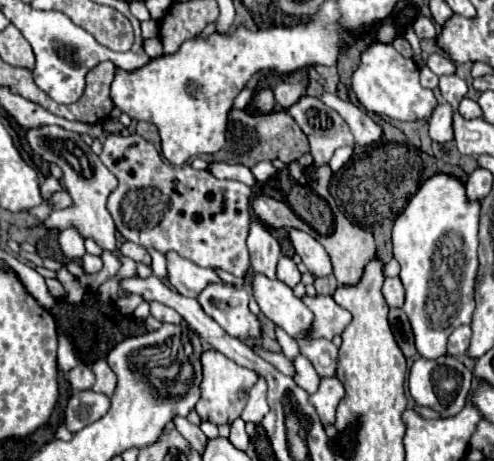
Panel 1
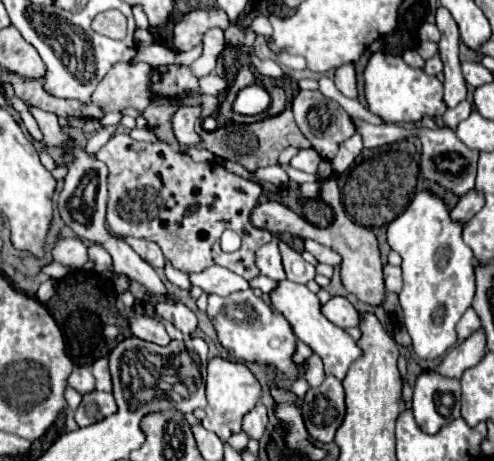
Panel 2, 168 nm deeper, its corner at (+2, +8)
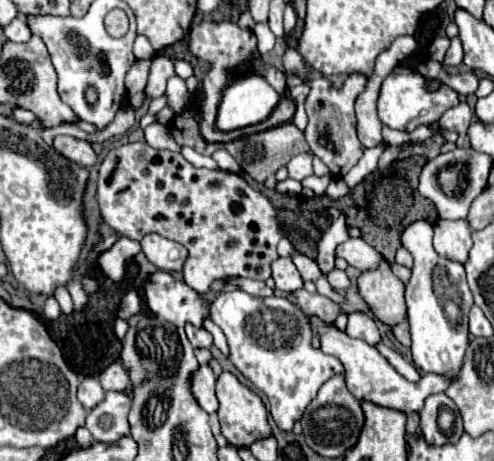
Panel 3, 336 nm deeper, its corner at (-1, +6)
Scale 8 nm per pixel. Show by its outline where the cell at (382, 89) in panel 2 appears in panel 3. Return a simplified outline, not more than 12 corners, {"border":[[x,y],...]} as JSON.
{"border":[[395,66],[381,84],[383,124],[413,130],[457,106],[453,88],[409,66]]}

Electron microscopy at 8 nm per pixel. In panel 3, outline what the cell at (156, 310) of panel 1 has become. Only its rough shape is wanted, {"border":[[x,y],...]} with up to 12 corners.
{"border":[[185,324],[195,348],[211,348],[213,338],[205,328]]}

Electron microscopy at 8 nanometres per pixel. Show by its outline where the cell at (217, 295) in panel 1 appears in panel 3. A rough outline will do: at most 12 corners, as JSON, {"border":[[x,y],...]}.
{"border":[[221,292],[229,360],[291,430],[341,374],[283,296]]}

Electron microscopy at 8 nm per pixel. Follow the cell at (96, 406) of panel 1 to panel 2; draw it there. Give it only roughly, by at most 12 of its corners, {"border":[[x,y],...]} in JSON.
{"border":[[90,392],[76,410],[78,426],[116,412],[110,392]]}

